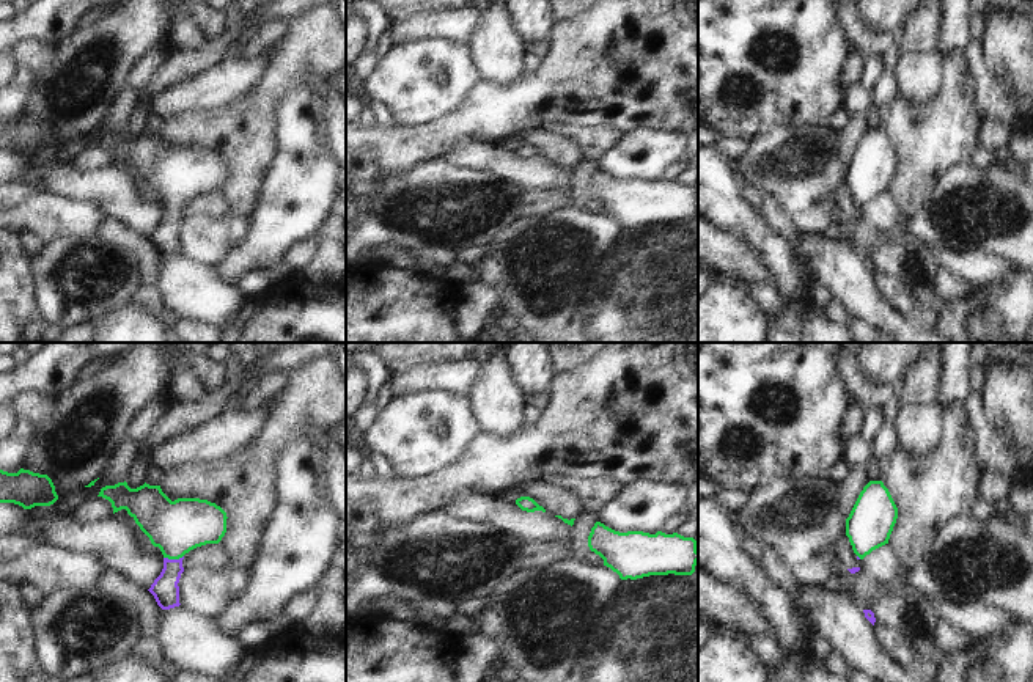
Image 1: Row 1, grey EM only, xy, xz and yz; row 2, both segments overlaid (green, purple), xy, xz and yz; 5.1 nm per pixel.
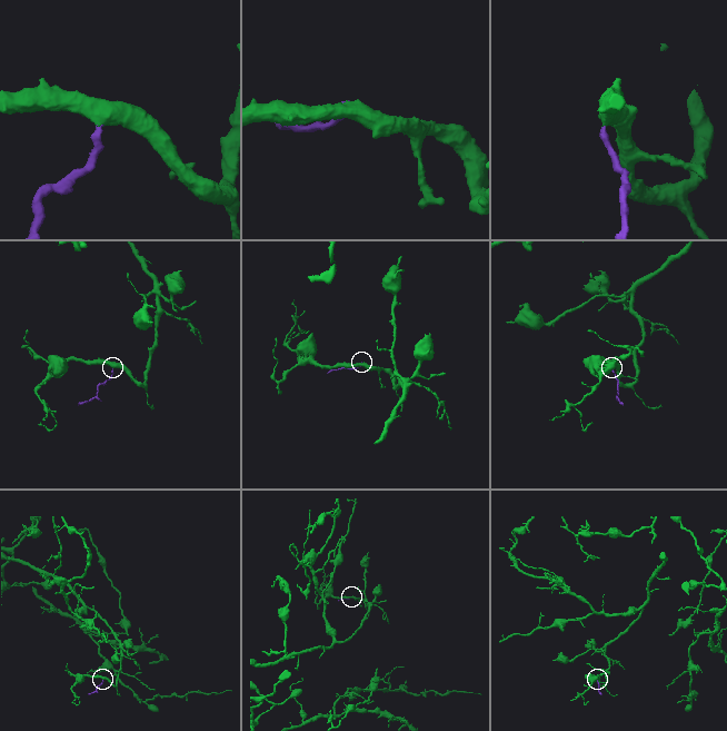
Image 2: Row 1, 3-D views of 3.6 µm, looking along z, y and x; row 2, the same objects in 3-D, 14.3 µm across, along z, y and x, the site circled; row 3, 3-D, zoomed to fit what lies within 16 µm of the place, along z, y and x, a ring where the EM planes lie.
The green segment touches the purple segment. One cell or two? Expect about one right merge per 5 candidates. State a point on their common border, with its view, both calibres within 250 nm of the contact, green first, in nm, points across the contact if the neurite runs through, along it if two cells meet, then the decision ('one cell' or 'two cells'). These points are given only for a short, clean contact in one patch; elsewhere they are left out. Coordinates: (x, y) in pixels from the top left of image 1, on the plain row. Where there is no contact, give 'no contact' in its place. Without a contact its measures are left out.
contact xy (173, 206); calibres 280 and 140 nm; way xy (176, 175), (173, 206), (165, 238); one cell

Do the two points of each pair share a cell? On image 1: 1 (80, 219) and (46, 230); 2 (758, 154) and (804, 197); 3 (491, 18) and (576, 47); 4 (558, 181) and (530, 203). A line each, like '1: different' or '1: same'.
1: same
2: same
3: different
4: different

